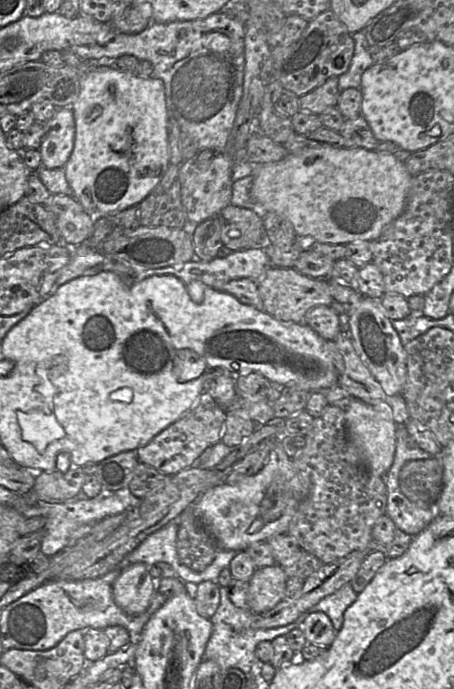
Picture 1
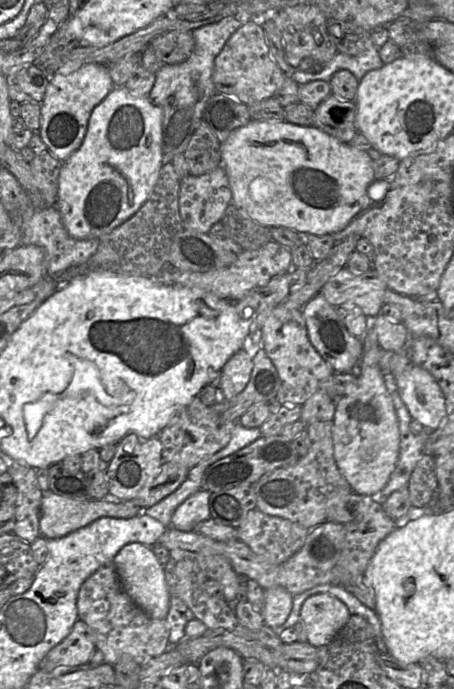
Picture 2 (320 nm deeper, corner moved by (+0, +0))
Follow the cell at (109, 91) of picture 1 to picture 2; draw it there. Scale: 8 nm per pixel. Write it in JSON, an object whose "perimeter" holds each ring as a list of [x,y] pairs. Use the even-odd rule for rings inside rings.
{"perimeter":[[[115,87],[106,98],[98,104],[92,111],[85,138],[81,146],[65,162],[62,162],[58,177],[58,199],[56,207],[61,215],[62,222],[69,235],[77,240],[99,239],[111,233],[114,229],[122,225],[144,205],[152,194],[158,181],[160,170],[163,166],[162,153],[162,120],[163,110],[160,106],[150,102],[149,97],[135,96],[126,87]]]}

